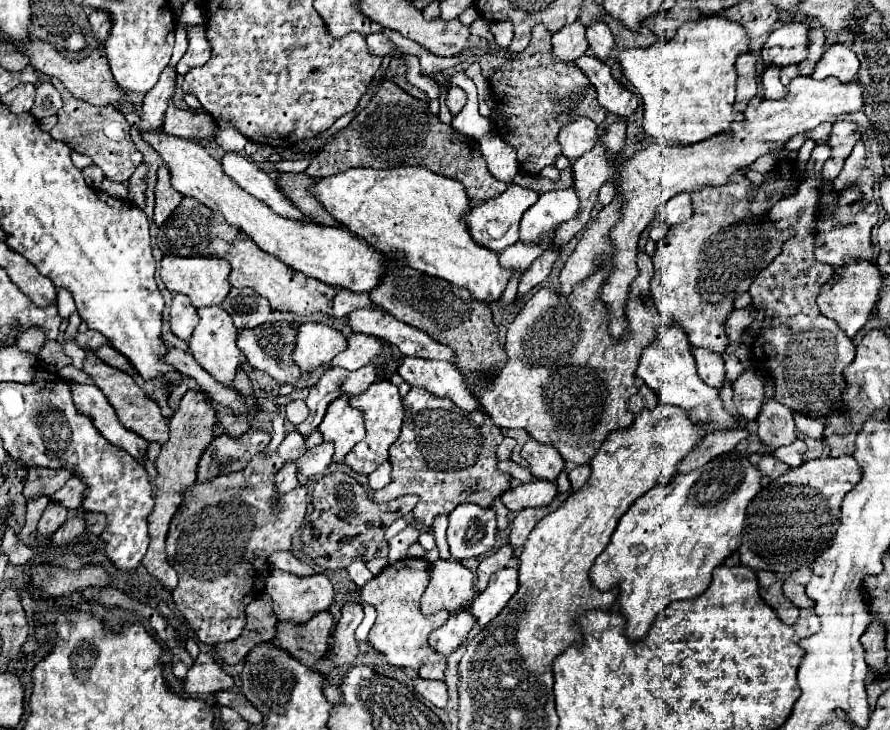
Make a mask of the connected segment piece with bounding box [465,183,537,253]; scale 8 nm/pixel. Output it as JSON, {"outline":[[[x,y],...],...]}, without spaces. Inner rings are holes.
{"outline":[[[515,183],[507,185],[507,189],[499,195],[499,197],[493,197],[489,201],[483,201],[481,205],[473,207],[467,215],[465,215],[465,223],[467,223],[467,229],[471,231],[471,237],[477,245],[481,247],[487,247],[495,253],[501,253],[505,247],[513,245],[519,241],[519,221],[523,217],[523,213],[537,201],[537,193],[531,191],[531,189],[525,189],[525,187],[519,187]]]}

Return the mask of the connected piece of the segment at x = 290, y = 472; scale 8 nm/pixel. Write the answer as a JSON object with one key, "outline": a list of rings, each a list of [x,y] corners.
{"outline":[[[293,461],[285,463],[285,465],[275,473],[275,487],[277,487],[277,495],[279,495],[279,497],[283,497],[285,493],[293,491],[293,489],[299,485],[297,474],[297,467],[295,467]]]}

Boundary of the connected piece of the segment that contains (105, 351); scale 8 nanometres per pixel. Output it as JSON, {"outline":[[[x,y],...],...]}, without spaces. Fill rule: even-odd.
{"outline":[[[103,345],[103,347],[99,347],[99,349],[95,351],[95,355],[97,355],[99,359],[103,359],[107,365],[111,365],[111,367],[115,367],[115,369],[127,373],[127,375],[131,375],[135,381],[141,379],[141,377],[137,375],[135,367],[131,367],[131,363],[129,363],[123,355],[119,355],[119,351],[115,351],[111,345]]]}

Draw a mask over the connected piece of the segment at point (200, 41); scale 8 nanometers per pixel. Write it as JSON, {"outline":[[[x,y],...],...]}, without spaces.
{"outline":[[[189,25],[187,27],[187,39],[189,39],[189,47],[185,51],[185,55],[181,57],[181,61],[177,63],[177,73],[185,75],[189,69],[205,65],[209,59],[209,51],[211,45],[205,41],[207,37],[203,35],[203,27],[201,25]]]}

